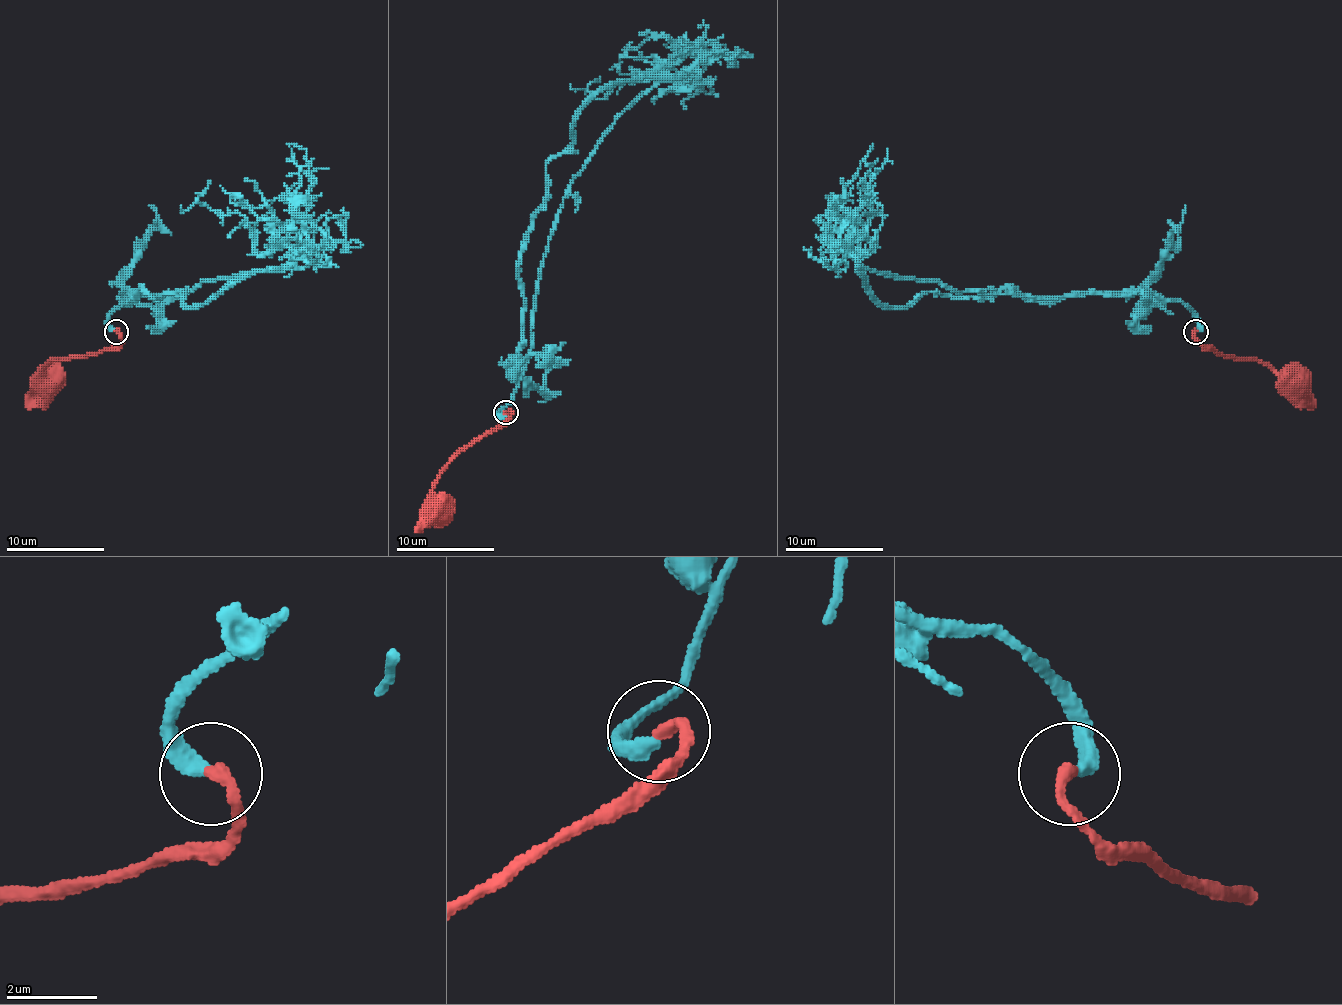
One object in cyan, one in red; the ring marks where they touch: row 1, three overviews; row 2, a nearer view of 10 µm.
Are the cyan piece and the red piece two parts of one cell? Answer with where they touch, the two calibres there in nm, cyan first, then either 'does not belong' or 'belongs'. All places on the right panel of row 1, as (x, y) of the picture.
place (1195, 331); calibres 400 and 280 nm; belongs

